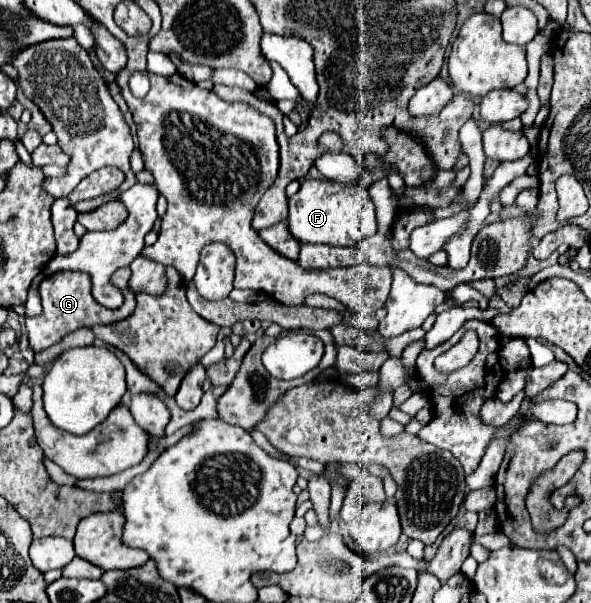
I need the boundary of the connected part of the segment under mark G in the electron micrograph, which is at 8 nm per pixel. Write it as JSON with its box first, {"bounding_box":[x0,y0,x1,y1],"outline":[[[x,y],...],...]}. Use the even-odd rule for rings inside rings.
{"bounding_box":[27,272,135,352],"outline":[[[59,272],[59,274],[51,274],[49,278],[45,278],[39,286],[41,290],[41,300],[43,300],[43,314],[37,318],[27,318],[27,334],[29,334],[29,344],[33,348],[33,352],[41,352],[53,344],[57,344],[63,336],[67,336],[69,332],[75,332],[77,328],[83,326],[95,326],[95,324],[111,324],[111,322],[119,322],[127,316],[131,316],[131,312],[135,310],[135,294],[127,288],[125,284],[125,294],[123,294],[123,304],[115,310],[109,310],[101,304],[95,302],[95,298],[91,296],[91,278],[83,272]]]}

